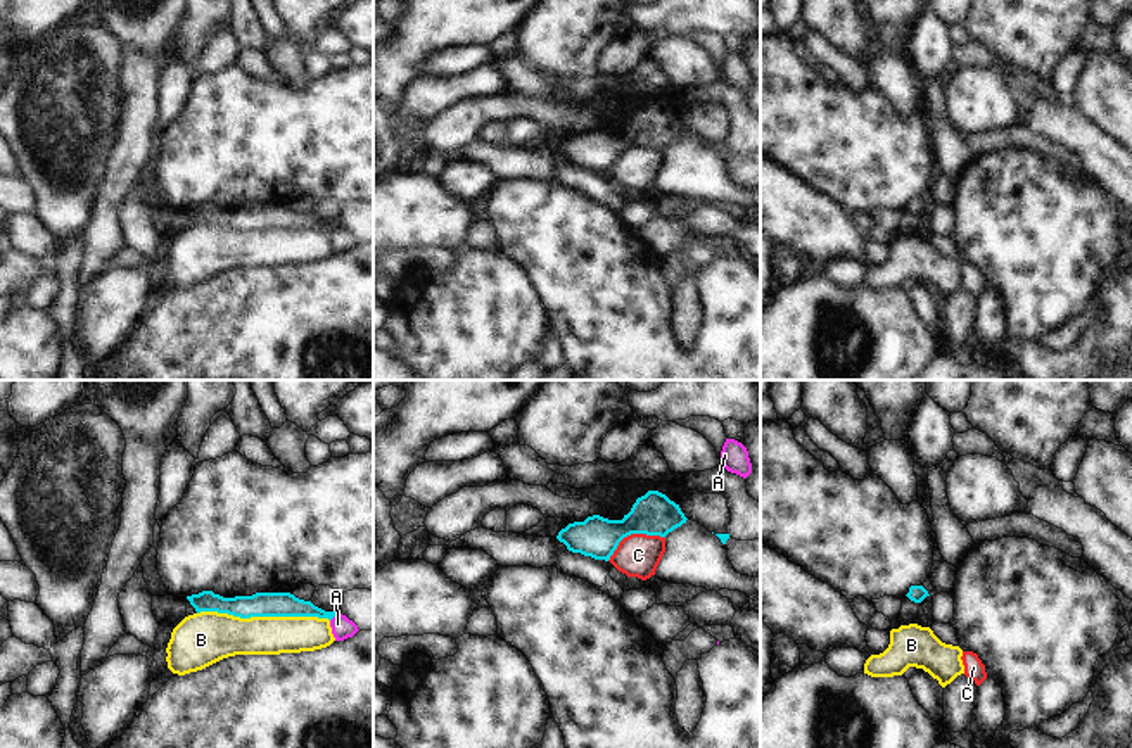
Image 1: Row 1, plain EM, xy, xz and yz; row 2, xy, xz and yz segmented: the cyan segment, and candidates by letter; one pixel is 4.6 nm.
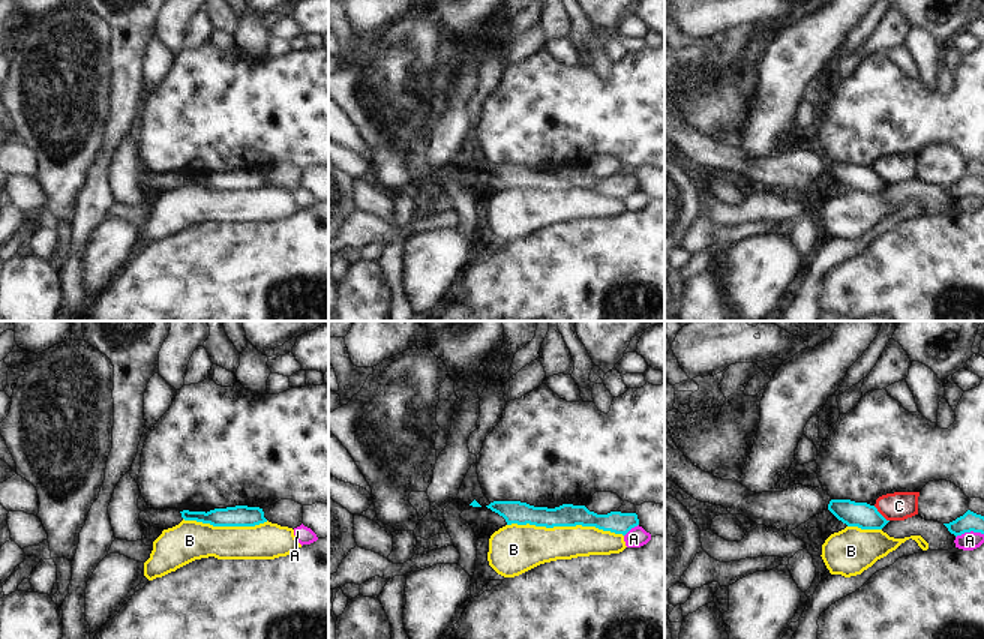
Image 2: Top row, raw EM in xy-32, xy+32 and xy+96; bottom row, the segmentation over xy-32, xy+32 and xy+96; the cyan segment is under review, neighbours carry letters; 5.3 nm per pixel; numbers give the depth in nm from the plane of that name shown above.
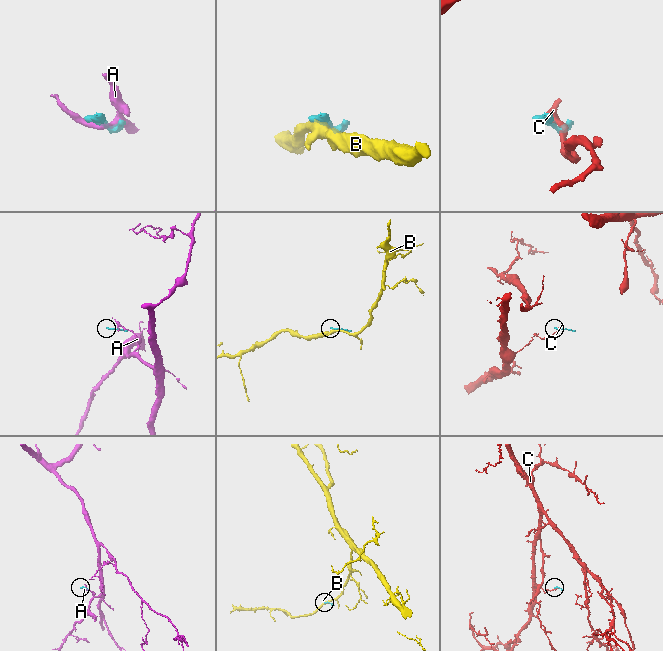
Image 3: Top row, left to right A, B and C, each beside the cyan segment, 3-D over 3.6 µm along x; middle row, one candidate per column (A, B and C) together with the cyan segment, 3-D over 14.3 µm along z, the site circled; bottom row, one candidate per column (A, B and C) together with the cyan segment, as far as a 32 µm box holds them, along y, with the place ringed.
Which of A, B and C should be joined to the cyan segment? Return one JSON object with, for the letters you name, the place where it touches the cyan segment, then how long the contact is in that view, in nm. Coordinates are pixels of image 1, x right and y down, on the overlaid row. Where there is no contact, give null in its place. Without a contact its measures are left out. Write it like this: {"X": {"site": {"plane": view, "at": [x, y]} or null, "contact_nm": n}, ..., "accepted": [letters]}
{"accepted": []}

